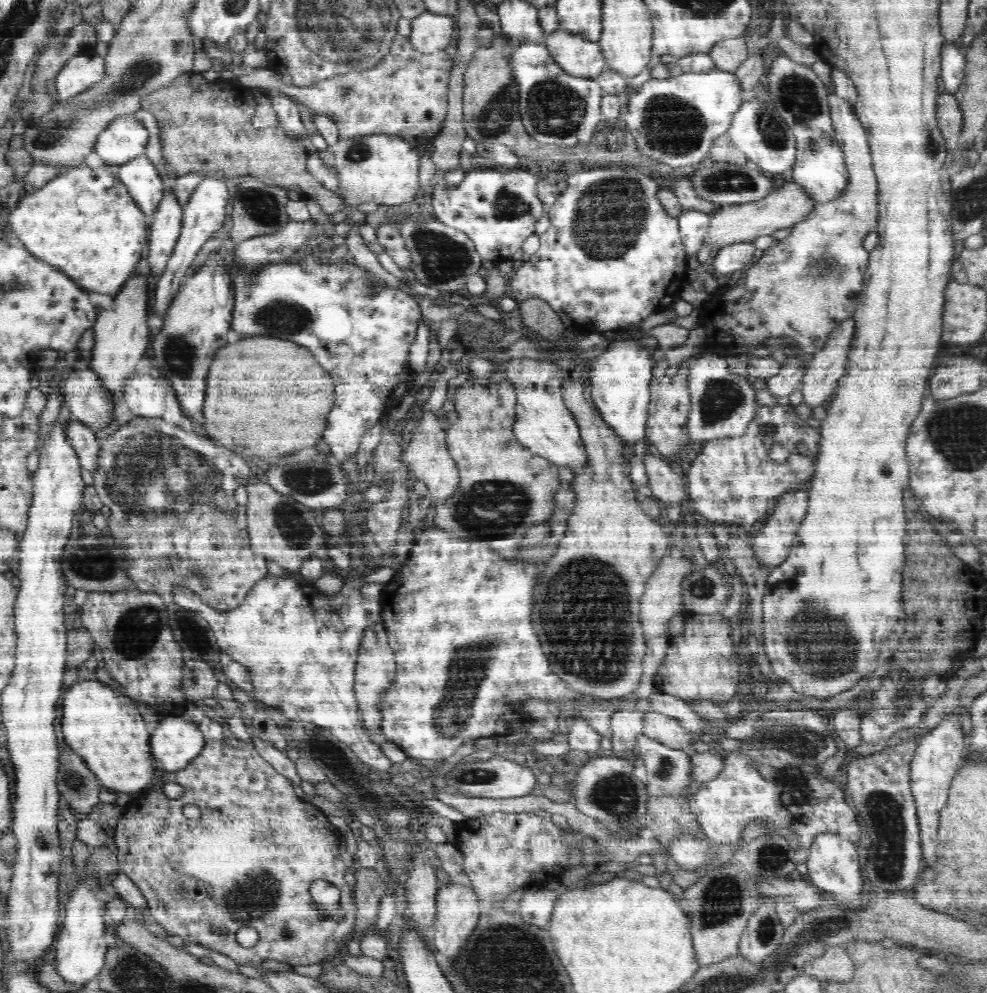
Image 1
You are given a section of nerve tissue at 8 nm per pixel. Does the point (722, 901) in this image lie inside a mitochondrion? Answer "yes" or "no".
yes

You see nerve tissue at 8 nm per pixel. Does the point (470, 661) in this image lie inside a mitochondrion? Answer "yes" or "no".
yes

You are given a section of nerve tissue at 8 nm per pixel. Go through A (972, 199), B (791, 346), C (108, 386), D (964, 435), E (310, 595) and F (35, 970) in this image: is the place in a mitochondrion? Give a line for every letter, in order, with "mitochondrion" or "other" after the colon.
A: mitochondrion
B: other
C: other
D: mitochondrion
E: other
F: other

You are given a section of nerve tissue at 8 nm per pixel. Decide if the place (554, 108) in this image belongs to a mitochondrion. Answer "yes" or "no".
yes

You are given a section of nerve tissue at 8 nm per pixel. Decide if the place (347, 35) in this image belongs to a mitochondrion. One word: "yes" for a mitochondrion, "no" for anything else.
yes

